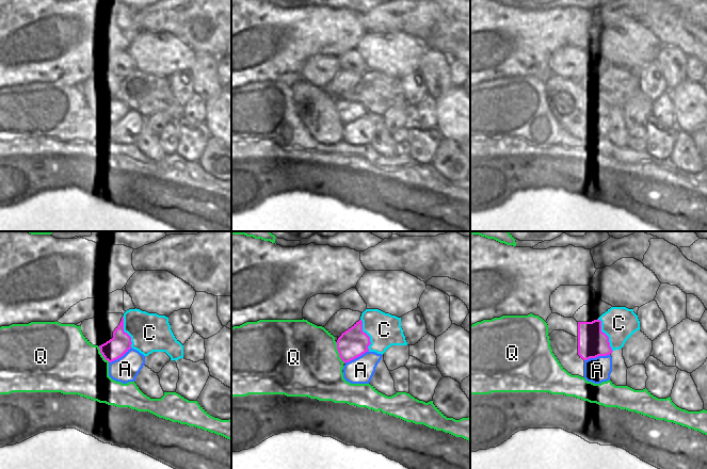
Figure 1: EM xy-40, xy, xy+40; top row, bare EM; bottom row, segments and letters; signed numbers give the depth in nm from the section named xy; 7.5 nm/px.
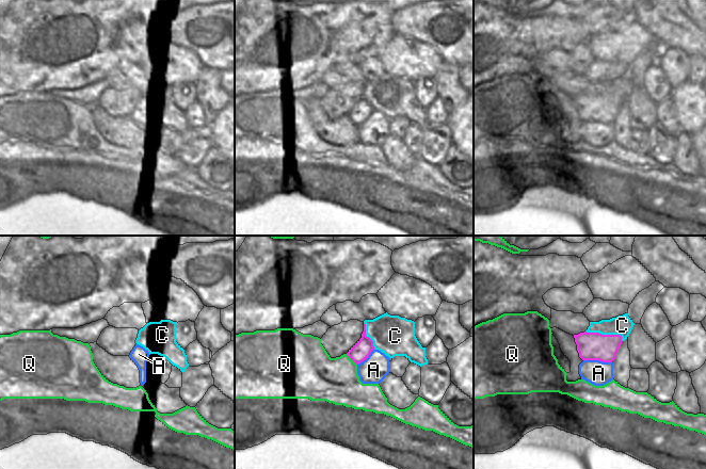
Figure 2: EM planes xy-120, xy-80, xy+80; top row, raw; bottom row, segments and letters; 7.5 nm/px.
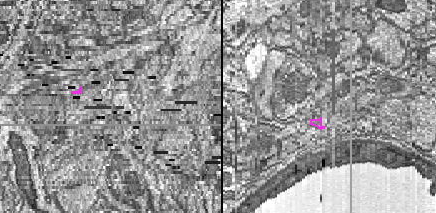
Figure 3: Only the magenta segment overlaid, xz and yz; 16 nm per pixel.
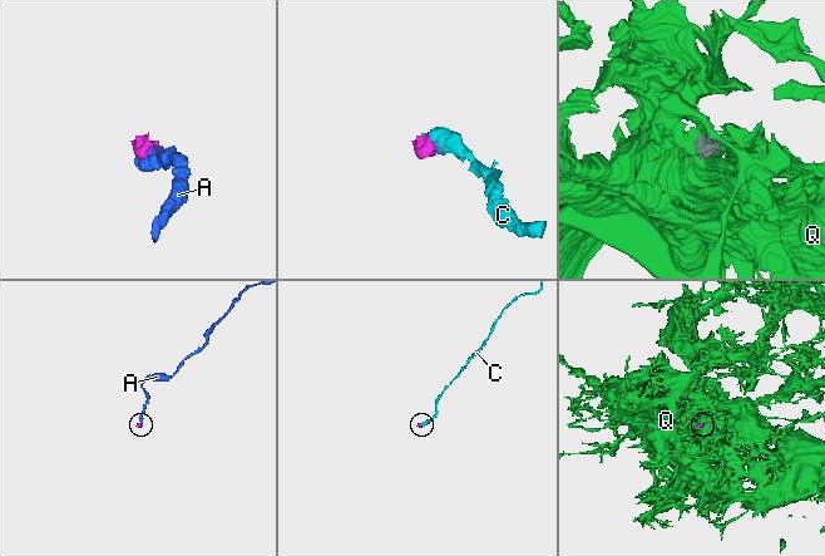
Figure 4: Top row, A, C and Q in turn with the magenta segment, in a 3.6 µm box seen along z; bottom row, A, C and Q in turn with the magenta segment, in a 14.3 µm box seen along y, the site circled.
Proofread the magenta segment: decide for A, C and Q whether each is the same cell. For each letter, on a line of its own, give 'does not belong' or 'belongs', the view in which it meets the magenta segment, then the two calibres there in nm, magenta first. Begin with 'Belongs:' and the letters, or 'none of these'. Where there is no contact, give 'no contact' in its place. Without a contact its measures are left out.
Belongs: A
A: belongs; contact in xy-40; calibres 160 and 190 nm
C: does not belong; contact in xy+40; calibres 220 and 260 nm
Q: does not belong; contact in xy; calibres 220 and 500 nm

